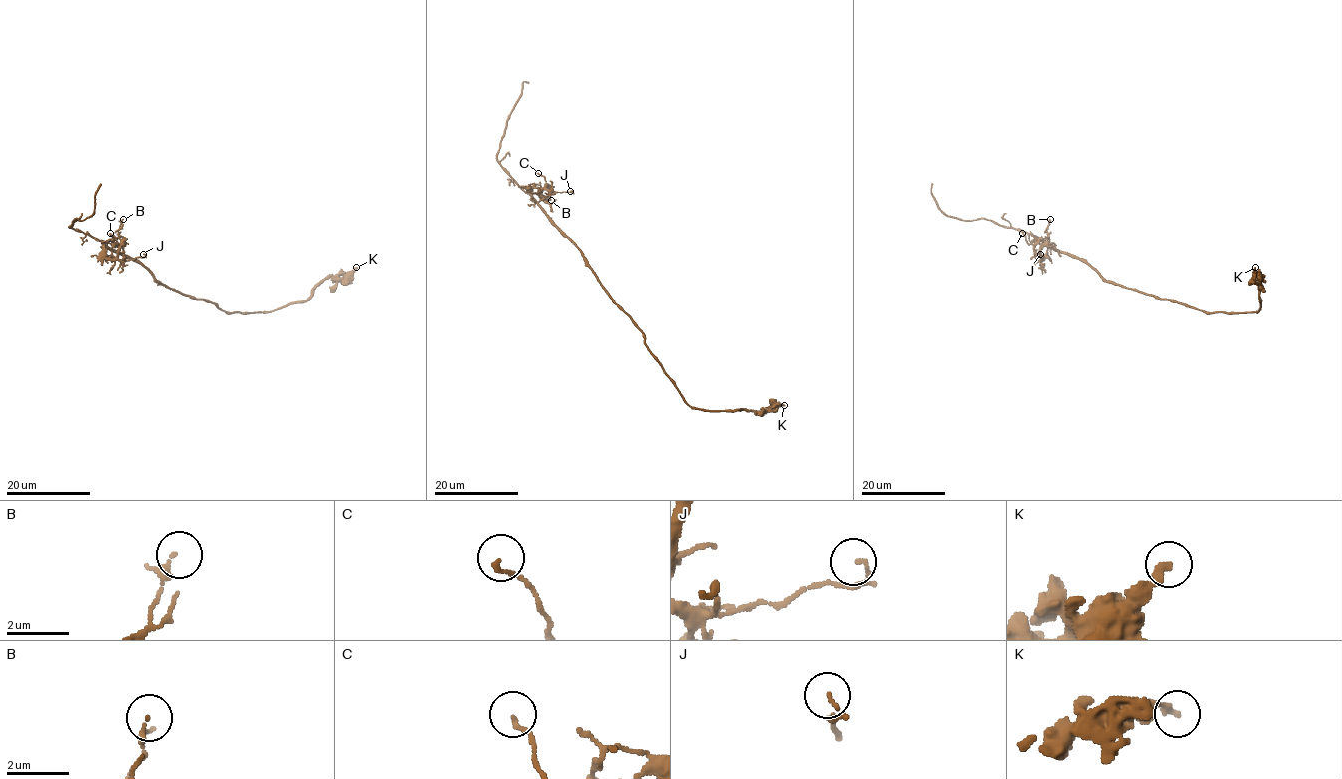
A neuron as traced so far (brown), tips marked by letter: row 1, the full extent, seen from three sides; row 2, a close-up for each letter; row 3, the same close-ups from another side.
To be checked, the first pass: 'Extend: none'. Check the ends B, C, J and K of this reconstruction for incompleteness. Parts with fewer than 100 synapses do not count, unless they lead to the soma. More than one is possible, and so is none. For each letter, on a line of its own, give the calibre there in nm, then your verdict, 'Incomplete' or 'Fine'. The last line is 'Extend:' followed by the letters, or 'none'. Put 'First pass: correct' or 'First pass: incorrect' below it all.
B: Thickness 110 nm. Fine
C: Thickness 120 nm. Fine
J: Thickness 60 nm. Fine
K: Thickness 200 nm. Fine
Extend: none
First pass: correct

